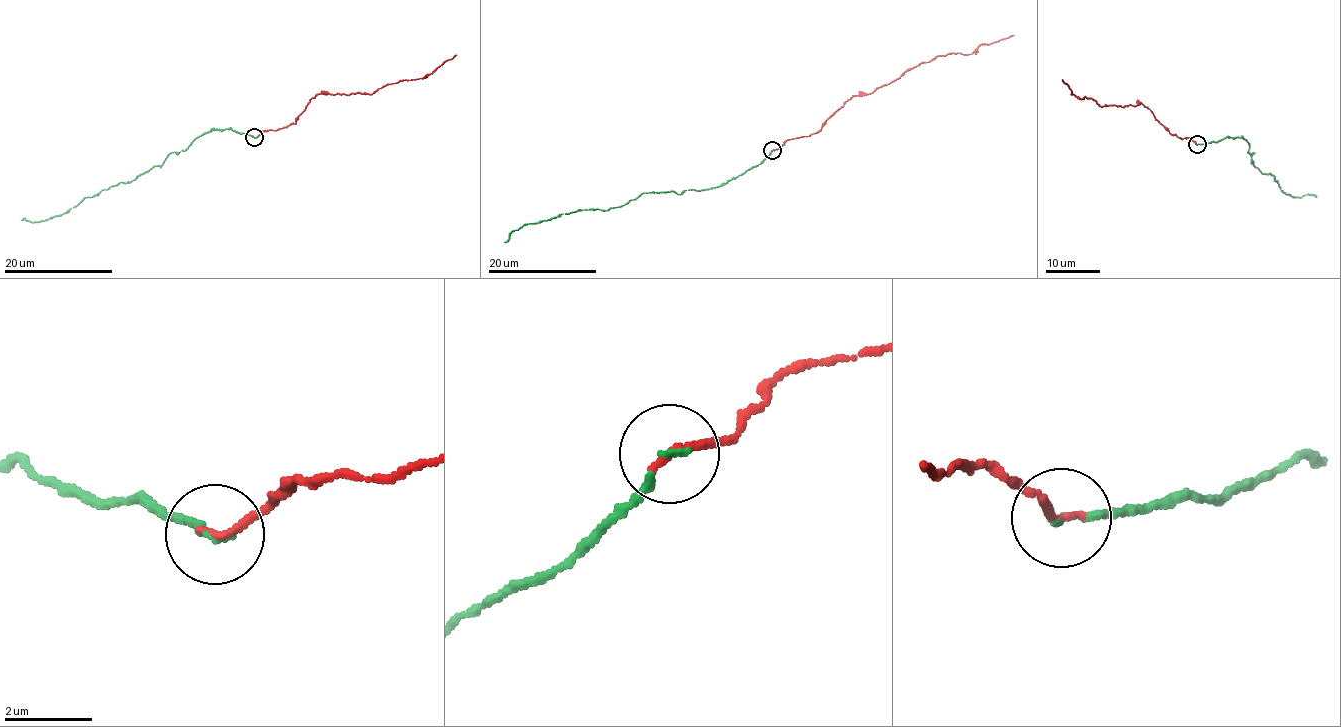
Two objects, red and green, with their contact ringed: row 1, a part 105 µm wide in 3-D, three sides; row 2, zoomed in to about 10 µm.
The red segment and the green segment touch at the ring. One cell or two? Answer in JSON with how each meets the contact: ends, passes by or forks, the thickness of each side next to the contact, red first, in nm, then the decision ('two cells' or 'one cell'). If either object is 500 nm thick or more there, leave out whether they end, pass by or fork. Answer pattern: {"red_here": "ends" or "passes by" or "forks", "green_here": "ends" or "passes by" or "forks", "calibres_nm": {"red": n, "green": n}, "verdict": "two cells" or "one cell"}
{"red_here": "ends", "green_here": "ends", "calibres_nm": {"red": 200, "green": 100}, "verdict": "one cell"}

